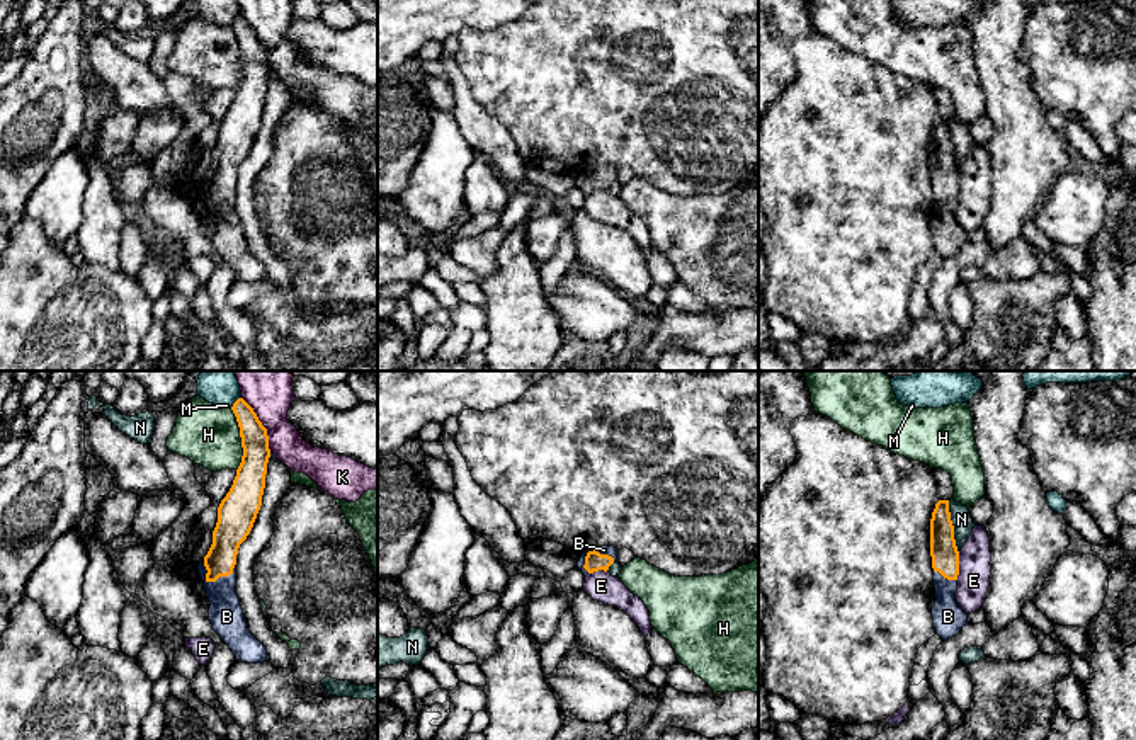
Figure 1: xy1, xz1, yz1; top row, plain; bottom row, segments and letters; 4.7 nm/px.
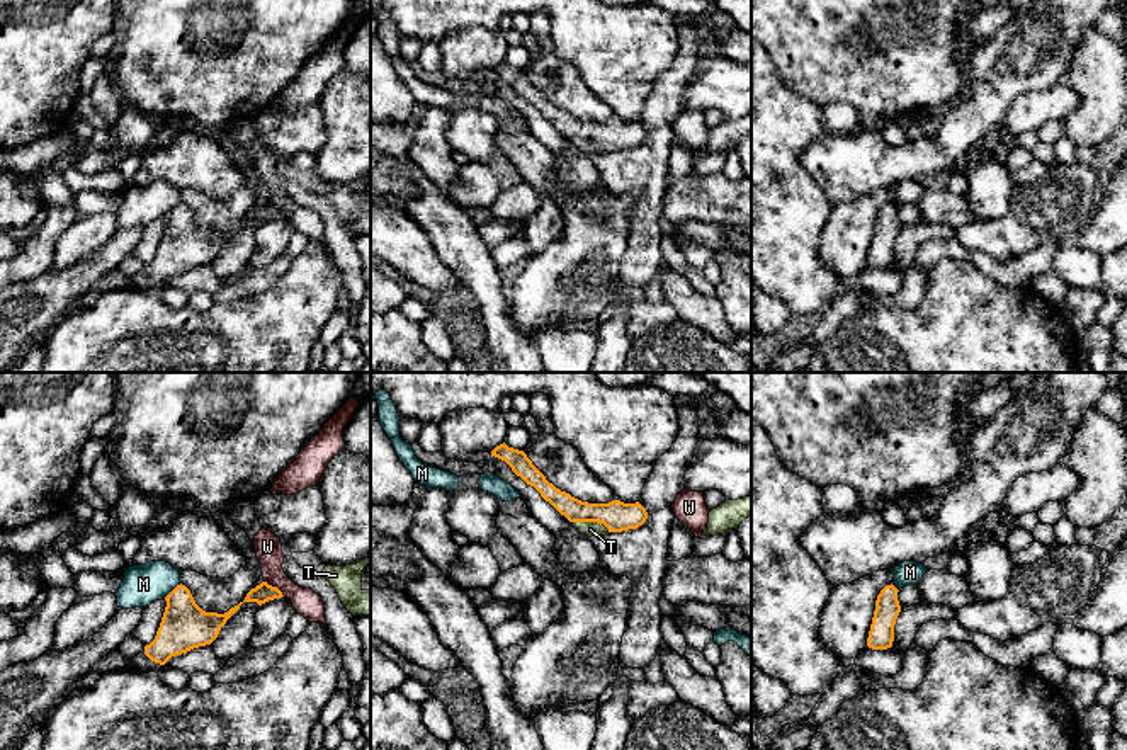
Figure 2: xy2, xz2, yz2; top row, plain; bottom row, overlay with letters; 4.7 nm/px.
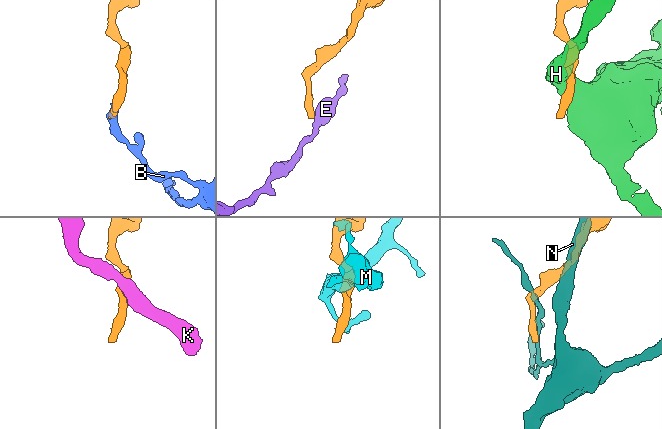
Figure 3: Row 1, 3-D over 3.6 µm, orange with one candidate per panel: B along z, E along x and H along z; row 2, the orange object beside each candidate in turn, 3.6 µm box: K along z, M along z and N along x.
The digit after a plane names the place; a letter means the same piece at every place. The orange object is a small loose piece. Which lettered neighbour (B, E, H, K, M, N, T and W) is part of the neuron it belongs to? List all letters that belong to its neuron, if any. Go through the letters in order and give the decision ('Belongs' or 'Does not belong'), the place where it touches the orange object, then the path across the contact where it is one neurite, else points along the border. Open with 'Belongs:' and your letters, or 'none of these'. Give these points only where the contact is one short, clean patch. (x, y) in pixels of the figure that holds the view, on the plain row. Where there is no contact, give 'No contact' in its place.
Belongs: T
B: Does not belong. Touches orange at xy1 (220, 194)
E: Does not belong. Touches orange at yz1 (958, 184). Boundary: yz1 (959, 170), (959, 193), (956, 198)
H: Does not belong. Touches orange at xy1 (242, 58)
K: Does not belong. Touches orange at xy1 (261, 43)
M: Does not belong. Touches orange at xy2 (174, 208)
N: Does not belong. Touches orange at yz1 (953, 145). Boundary: yz1 (948, 119), (958, 170)
T: Belongs. Touches orange at xz2 (592, 140). Path across: xz2 (616, 135), (592, 140), (590, 148)
W: Does not belong. Touches orange at xy2 (274, 206). Boundary: xy2 (264, 199), (284, 215)

